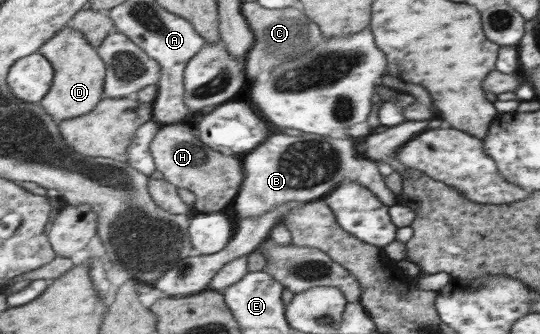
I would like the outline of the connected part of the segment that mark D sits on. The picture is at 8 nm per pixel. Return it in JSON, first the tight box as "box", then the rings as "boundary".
{"box":[41,26,108,122],"boundary":[[[67,26],[41,52],[51,59],[56,69],[55,85],[42,102],[57,122],[91,114],[107,97],[108,65],[100,55],[99,48],[91,43],[83,31]]]}

